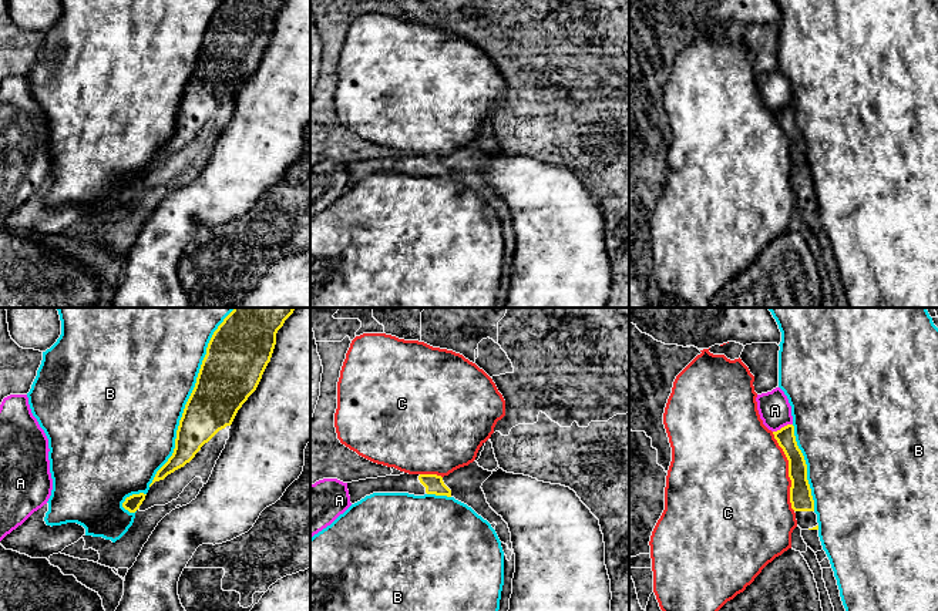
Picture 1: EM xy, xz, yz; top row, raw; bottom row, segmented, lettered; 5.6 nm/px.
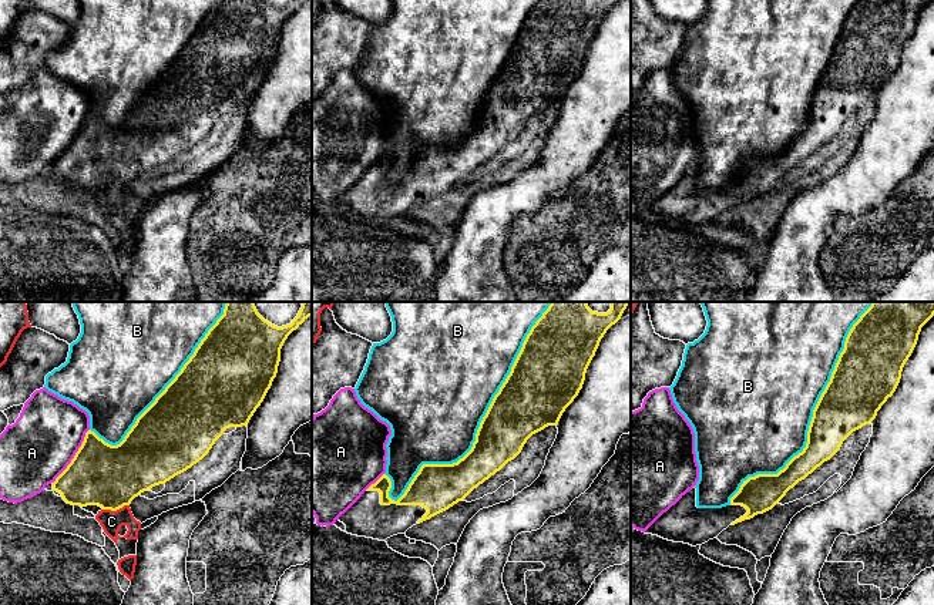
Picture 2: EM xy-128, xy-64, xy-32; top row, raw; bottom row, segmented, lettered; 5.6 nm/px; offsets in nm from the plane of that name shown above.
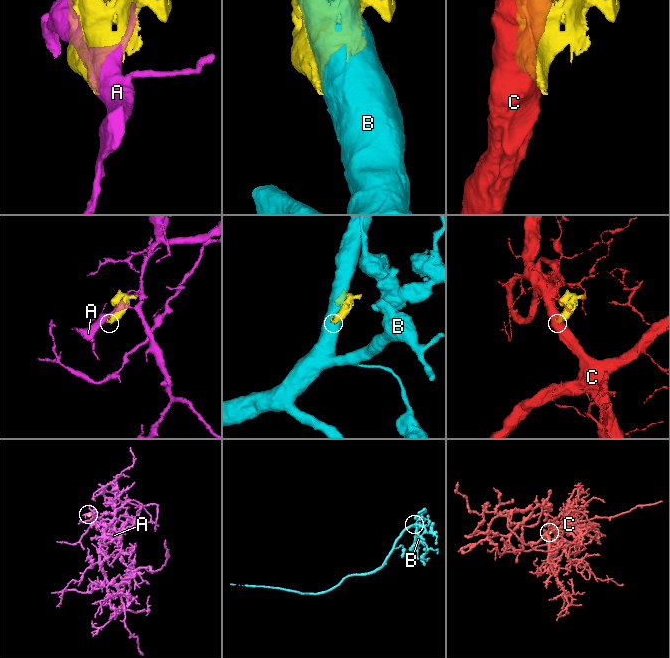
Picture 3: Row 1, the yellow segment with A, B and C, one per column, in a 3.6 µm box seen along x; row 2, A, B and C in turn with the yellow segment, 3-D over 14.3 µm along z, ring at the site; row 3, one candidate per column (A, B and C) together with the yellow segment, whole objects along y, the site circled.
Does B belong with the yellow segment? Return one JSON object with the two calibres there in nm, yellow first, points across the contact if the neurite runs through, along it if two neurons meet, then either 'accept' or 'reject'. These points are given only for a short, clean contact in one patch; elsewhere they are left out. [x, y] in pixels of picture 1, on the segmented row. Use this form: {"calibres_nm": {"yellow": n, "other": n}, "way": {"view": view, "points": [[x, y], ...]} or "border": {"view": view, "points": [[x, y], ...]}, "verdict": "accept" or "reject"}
{"calibres_nm": {"yellow": 320, "other": 480}, "verdict": "reject"}

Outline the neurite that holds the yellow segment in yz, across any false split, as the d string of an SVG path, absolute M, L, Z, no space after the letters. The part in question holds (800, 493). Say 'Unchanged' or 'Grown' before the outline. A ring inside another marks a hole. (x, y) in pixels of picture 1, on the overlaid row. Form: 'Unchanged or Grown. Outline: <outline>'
Grown. Outline: M787 424L773 434L789 460L790 503L796 513L797 526L801 530L818 530L814 500L807 480L807 464L796 442L794 426Z

